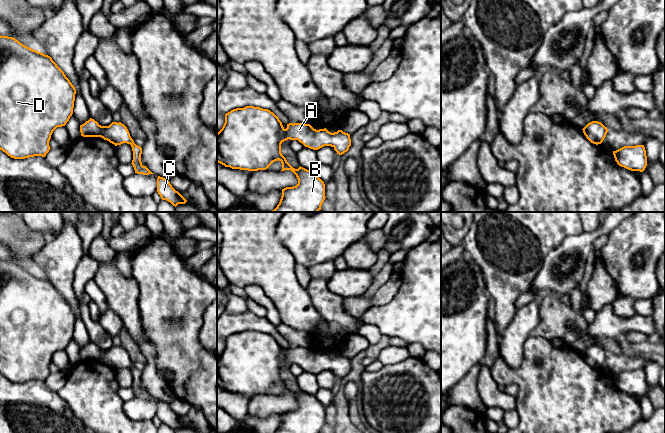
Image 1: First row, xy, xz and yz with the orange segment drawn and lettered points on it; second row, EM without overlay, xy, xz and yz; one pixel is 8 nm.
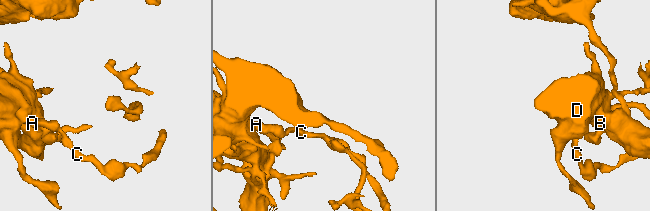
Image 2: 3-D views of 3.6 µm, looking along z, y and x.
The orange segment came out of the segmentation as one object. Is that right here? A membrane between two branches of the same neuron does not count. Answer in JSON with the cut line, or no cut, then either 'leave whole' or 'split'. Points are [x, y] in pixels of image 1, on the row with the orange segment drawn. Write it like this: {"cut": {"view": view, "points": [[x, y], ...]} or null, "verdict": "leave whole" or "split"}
{"cut": {"view": "yz", "points": [[598, 122], [598, 134], [601, 142]]}, "verdict": "split"}

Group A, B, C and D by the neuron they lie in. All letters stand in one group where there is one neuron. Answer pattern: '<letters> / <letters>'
A B D / C

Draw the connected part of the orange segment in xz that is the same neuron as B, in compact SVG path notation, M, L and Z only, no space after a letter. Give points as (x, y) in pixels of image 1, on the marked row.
M246 106L244 108L233 109L225 114L225 123L222 129L217 133L217 162L232 169L258 171L266 170L273 162L279 160L282 163L281 171L291 170L296 175L298 184L293 187L282 189L280 202L271 212L318 212L321 210L322 203L326 198L325 184L314 171L307 170L301 166L298 169L295 169L287 162L286 158L281 153L281 144L288 139L298 140L305 147L313 150L318 150L324 146L351 146L350 134L345 133L342 130L331 133L326 128L316 130L310 124L305 123L289 123L285 129L278 116L270 110L260 107Z

